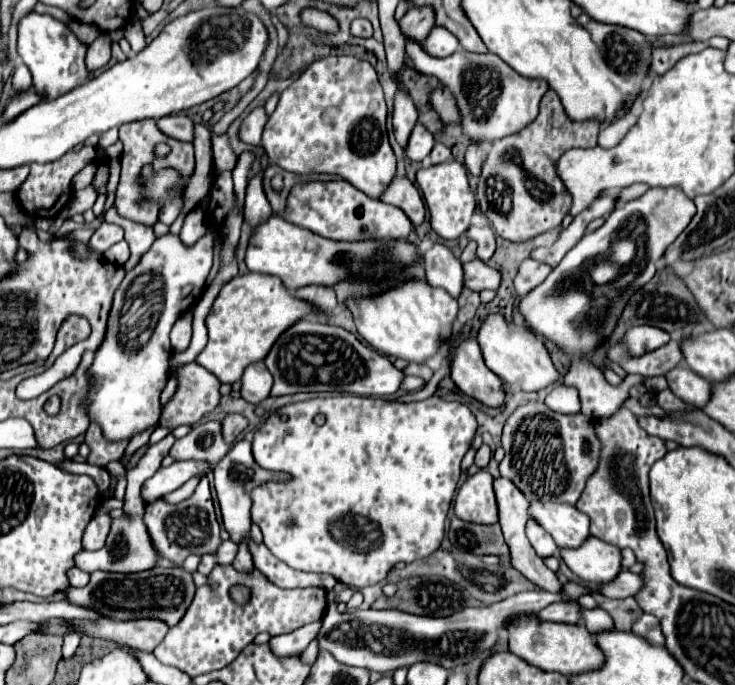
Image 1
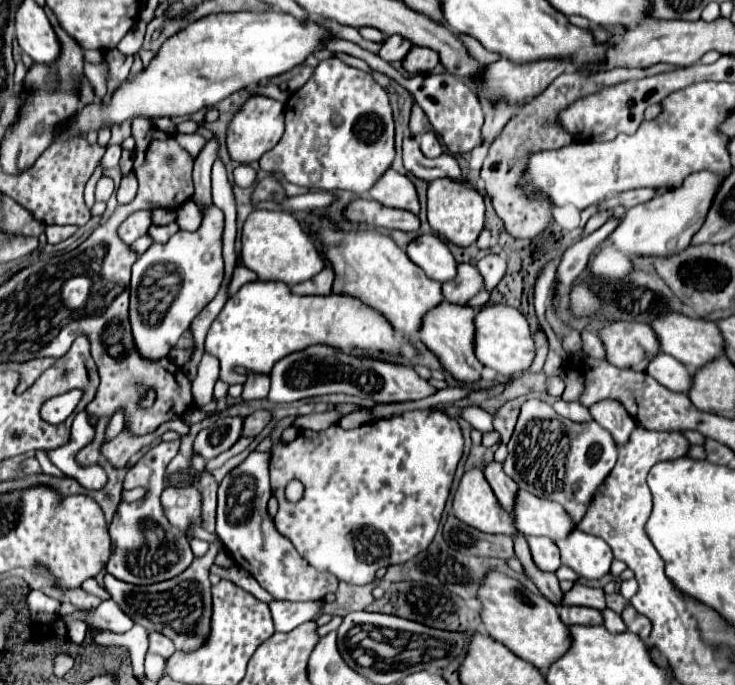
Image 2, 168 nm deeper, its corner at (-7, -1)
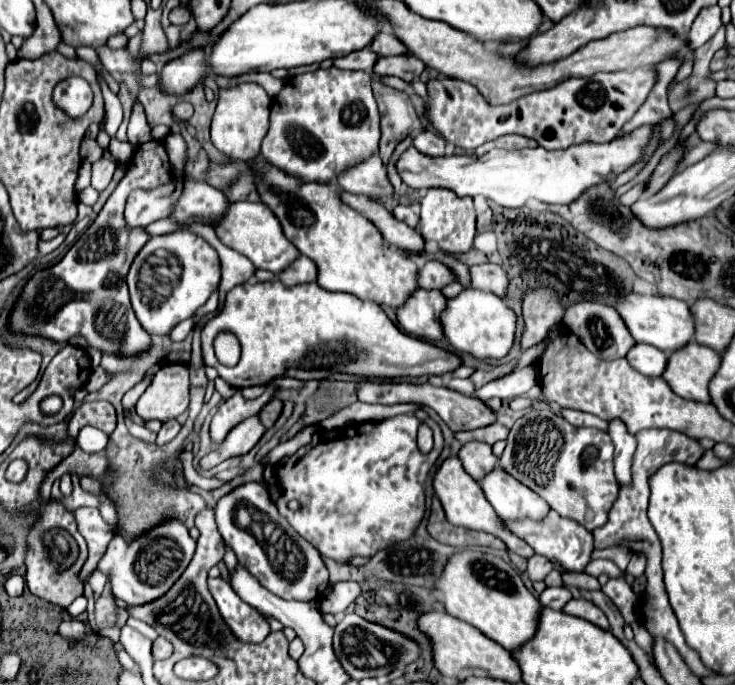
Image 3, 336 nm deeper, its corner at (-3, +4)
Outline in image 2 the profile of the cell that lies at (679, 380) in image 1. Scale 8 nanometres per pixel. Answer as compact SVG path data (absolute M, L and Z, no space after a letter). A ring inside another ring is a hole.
M657 353L649 361L647 375L651 375L657 383L665 385L671 391L687 393L687 389L691 387L691 373L677 361L671 361L671 357L663 357L663 353Z

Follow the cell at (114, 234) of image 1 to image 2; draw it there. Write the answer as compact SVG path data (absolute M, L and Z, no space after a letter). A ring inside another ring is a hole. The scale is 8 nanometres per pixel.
M135 211L131 213L119 227L119 237L131 245L135 239L139 239L141 235L147 233L147 229L151 227L151 211Z

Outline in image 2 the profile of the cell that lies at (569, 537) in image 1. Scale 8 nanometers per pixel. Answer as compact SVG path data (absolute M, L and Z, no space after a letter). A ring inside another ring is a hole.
M519 489L515 495L513 517L515 527L525 537L543 535L549 539L563 539L575 527L573 521L569 521L567 513L563 513L559 503L537 497L523 489Z

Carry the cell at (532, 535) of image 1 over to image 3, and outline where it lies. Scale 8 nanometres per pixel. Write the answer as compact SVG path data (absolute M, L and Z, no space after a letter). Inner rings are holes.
M533 554L533 556L527 560L527 574L529 574L531 580L543 580L551 570L553 570L553 562L547 560L545 556Z

